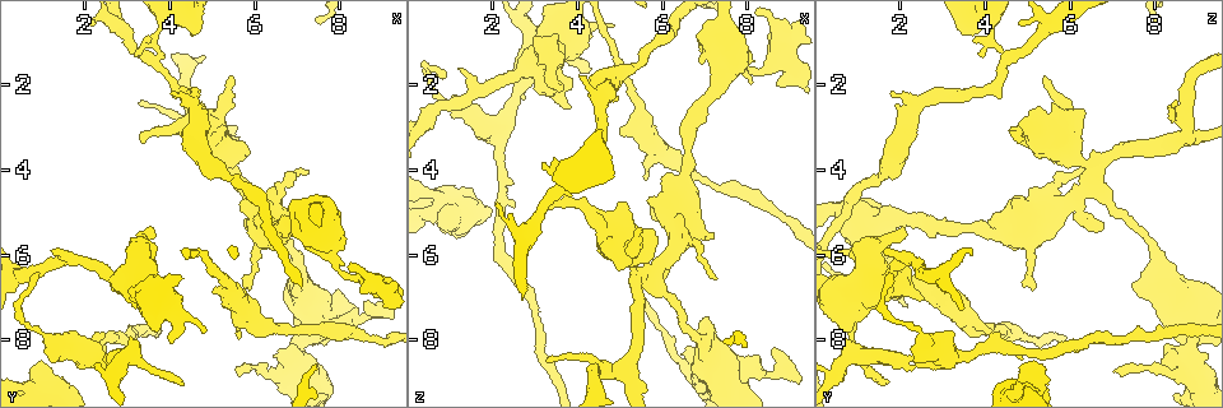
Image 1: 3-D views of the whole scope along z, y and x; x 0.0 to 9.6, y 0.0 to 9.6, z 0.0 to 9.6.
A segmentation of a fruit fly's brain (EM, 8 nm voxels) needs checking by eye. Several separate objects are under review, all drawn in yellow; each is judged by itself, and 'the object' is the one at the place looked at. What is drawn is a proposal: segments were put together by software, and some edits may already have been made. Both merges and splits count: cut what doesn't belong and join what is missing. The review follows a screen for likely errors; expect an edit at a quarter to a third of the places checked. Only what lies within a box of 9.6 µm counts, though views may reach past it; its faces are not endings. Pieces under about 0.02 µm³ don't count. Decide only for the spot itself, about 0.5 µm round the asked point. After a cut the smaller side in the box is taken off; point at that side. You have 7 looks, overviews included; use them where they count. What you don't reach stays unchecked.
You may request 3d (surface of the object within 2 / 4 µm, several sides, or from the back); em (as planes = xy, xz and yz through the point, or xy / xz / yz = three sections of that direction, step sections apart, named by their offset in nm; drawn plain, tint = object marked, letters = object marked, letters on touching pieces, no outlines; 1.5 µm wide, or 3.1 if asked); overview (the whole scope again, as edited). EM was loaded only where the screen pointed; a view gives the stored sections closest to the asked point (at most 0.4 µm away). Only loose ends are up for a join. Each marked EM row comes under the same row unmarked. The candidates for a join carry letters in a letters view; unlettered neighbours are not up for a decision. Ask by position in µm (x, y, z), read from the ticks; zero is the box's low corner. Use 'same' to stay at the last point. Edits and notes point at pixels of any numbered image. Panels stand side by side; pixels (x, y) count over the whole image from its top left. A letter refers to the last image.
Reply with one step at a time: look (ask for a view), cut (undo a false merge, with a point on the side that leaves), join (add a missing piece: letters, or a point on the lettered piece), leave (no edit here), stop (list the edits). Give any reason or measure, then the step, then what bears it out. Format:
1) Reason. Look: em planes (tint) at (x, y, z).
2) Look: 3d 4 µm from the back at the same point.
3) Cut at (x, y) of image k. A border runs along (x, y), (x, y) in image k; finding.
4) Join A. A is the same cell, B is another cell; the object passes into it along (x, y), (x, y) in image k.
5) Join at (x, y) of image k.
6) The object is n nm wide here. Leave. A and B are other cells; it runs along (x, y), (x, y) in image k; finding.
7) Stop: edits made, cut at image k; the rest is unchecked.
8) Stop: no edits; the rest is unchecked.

Thick turns thin. Look: 3d 4 µm at (7.80, 6.10, 1.60).

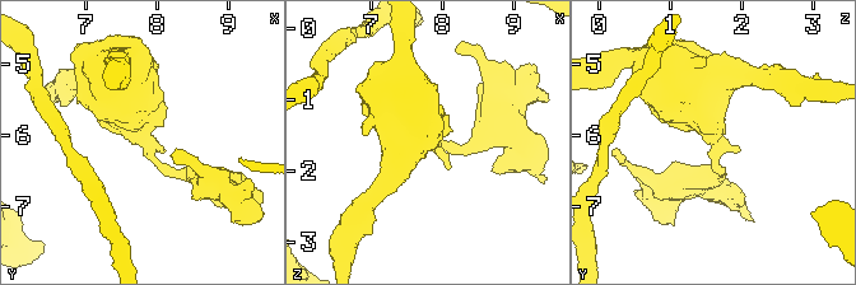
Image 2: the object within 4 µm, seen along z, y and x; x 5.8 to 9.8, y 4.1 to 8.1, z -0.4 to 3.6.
Need the tissue. Look: em planes (tint) at (7.85, 6.10, 1.60).

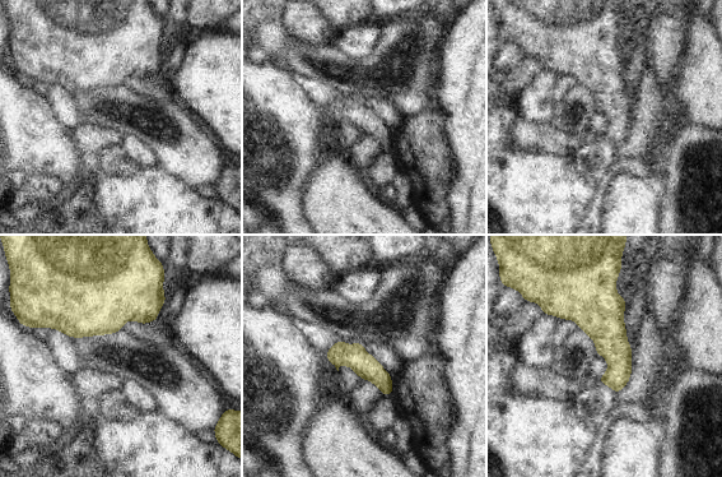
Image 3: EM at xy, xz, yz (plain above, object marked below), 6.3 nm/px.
What lies round it. Look: em planes (letters) at the same point.

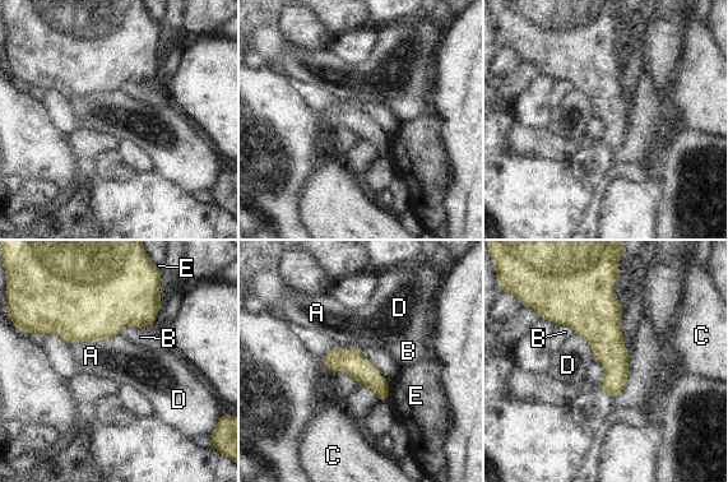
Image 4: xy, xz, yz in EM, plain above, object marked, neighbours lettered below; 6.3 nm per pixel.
Leave. A, B, C, D and E are other cells; a border runs along (576, 334), (589, 344), (593, 358) in image 4; all the same neuron.

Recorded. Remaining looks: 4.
Narrows sharply. Look: em planes (tint) at (7.15, 7.85, 4.35).

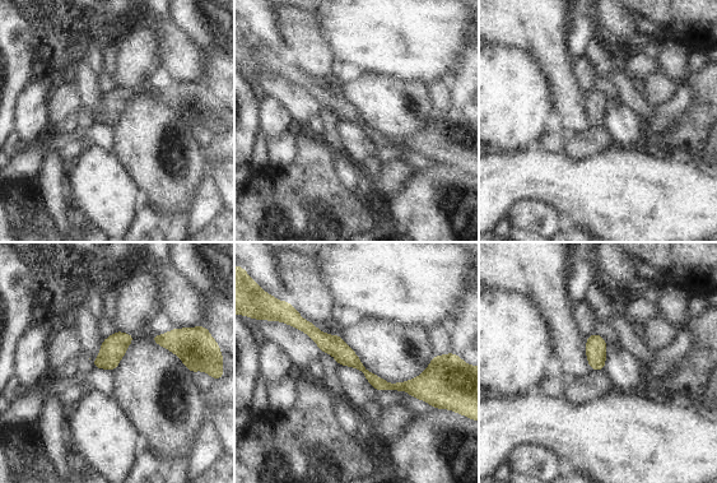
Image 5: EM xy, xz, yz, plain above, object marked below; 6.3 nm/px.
Look: em planes (letters) at the same point.

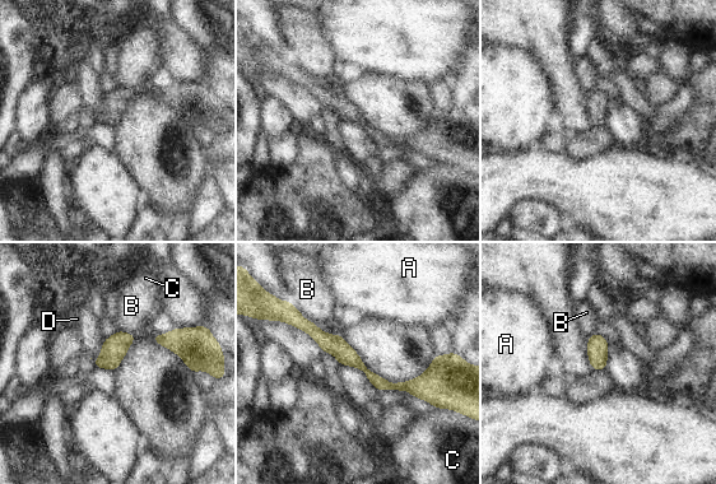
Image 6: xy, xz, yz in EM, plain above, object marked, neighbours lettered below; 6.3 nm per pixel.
Leave. A, B, C and D are other cells; it runs along (296, 321), (382, 385), (419, 386), (435, 371) in image 6; one neuron here.

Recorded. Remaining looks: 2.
Thick end. Look: em planes (letters) at (3.85, 7.05, 2.50).

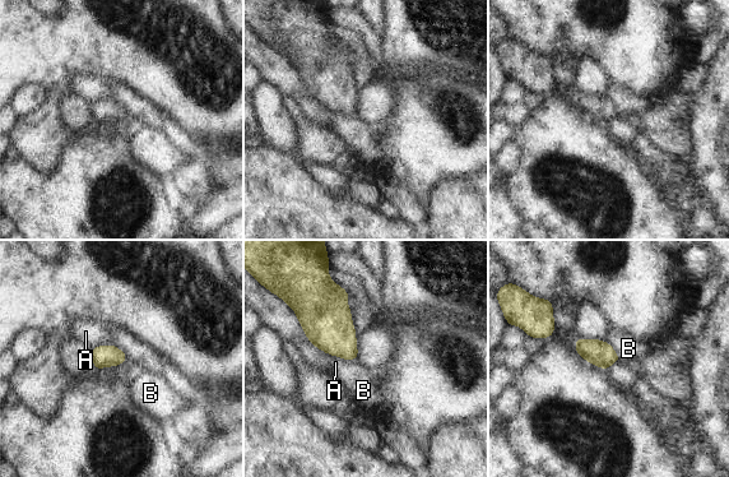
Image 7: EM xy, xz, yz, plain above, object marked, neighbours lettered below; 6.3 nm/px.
Leave. A and B are other cells; a border runs along (607, 341), (621, 360) in image 7; no lettered piece goes on from it.

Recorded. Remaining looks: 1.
Stop: no edits; the rest is unchecked.

